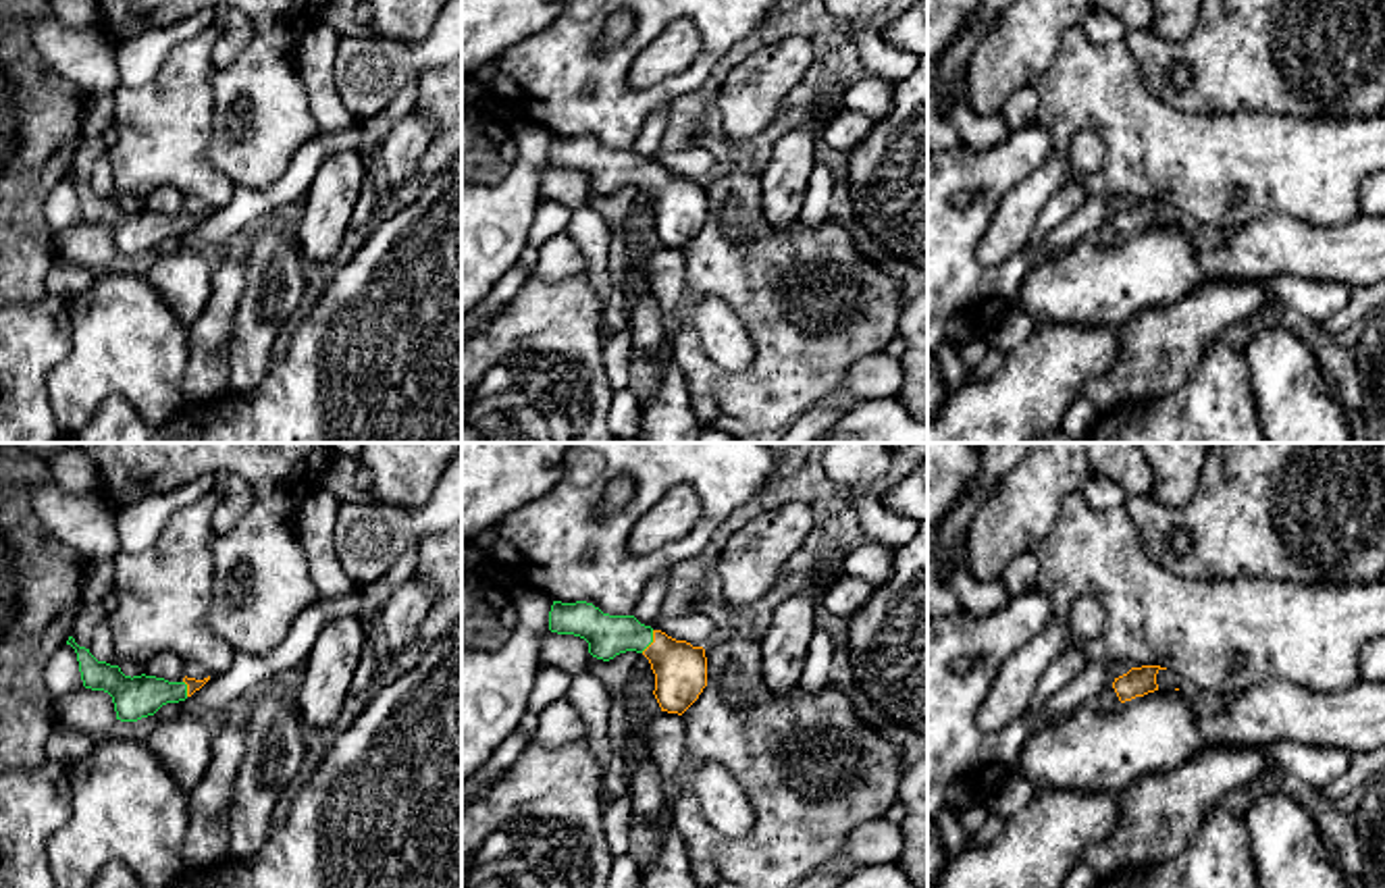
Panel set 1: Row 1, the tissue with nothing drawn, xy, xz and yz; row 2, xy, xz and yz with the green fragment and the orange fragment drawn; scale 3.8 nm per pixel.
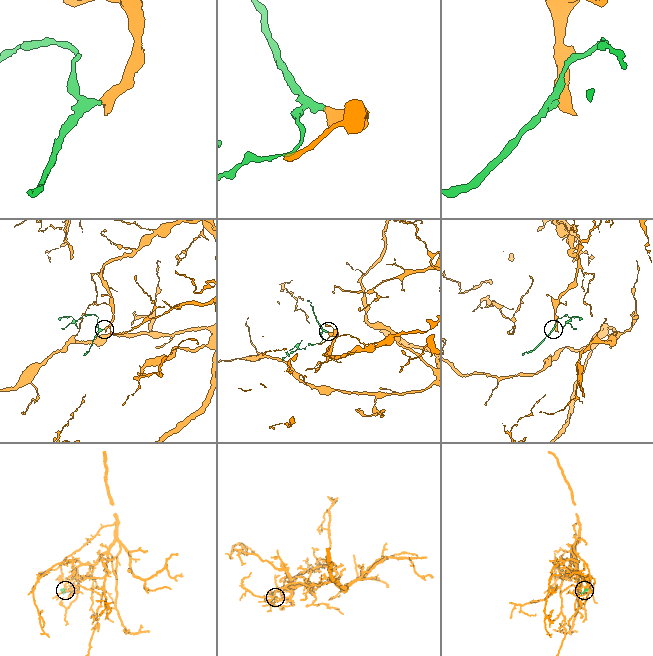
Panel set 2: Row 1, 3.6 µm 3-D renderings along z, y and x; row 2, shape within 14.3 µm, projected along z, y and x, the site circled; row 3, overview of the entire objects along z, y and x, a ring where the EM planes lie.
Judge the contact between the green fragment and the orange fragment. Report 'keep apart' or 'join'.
join

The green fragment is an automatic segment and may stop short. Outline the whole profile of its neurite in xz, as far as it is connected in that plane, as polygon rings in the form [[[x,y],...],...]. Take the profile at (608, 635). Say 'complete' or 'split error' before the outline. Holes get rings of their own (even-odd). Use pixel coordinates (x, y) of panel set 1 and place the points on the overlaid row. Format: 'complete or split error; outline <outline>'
split error; outline [[[553,601],[549,630],[584,638],[589,653],[603,661],[626,651],[643,653],[655,674],[653,695],[661,711],[682,715],[707,686],[703,647],[676,641],[634,616],[609,616],[586,601]]]

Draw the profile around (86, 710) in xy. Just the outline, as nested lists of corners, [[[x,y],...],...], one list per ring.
[[[81,686],[54,703],[58,724],[71,726],[92,736],[104,736],[116,722],[112,697],[104,690]]]

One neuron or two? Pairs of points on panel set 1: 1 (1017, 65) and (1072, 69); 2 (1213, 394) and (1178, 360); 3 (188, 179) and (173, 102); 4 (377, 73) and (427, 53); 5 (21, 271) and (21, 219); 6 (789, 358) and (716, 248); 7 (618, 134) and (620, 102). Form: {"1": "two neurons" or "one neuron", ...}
{"1": "two neurons", "2": "two neurons", "3": "one neuron", "4": "one neuron", "5": "one neuron", "6": "one neuron", "7": "one neuron"}

